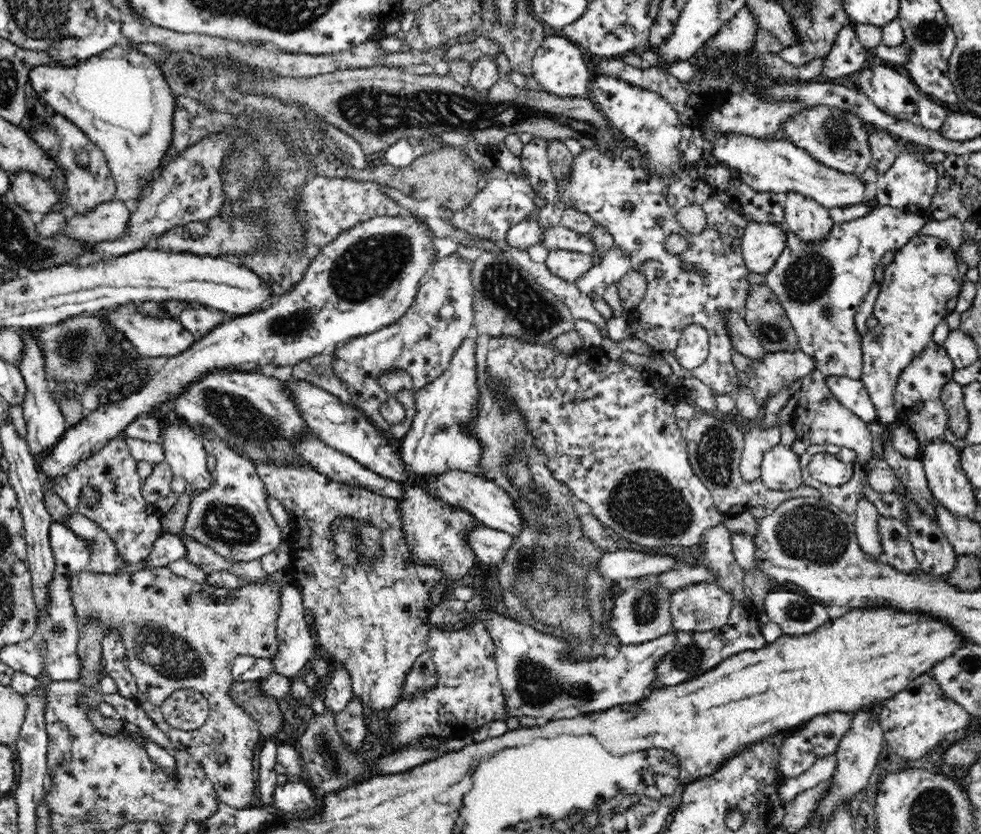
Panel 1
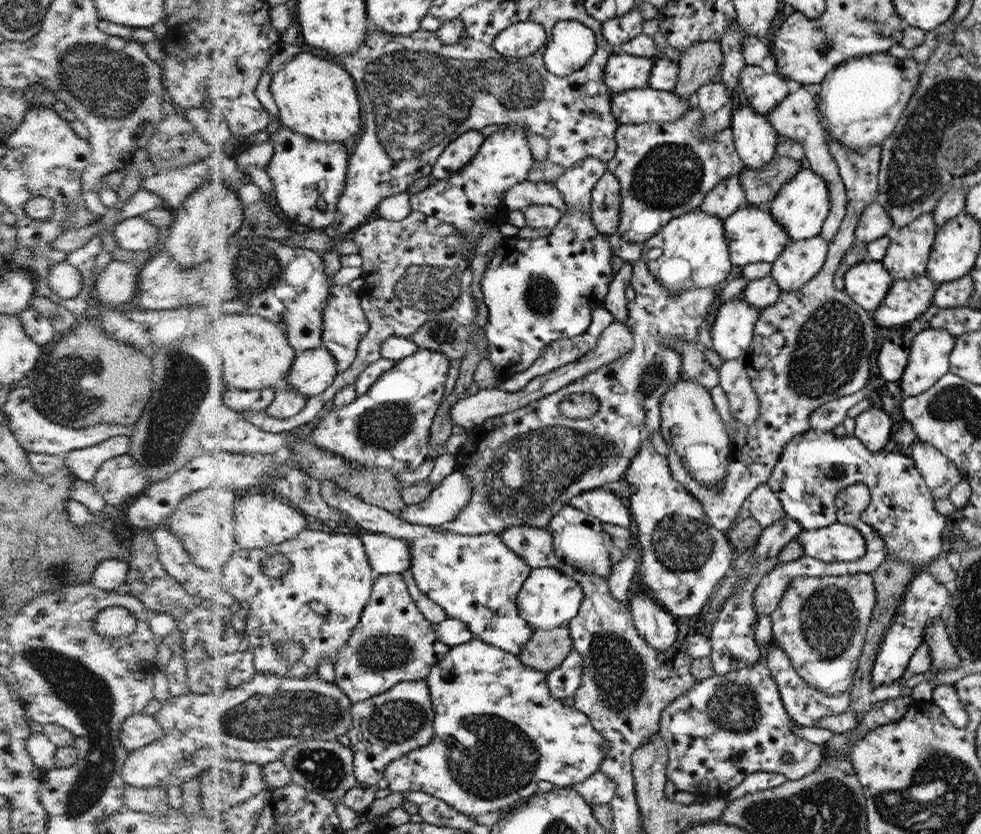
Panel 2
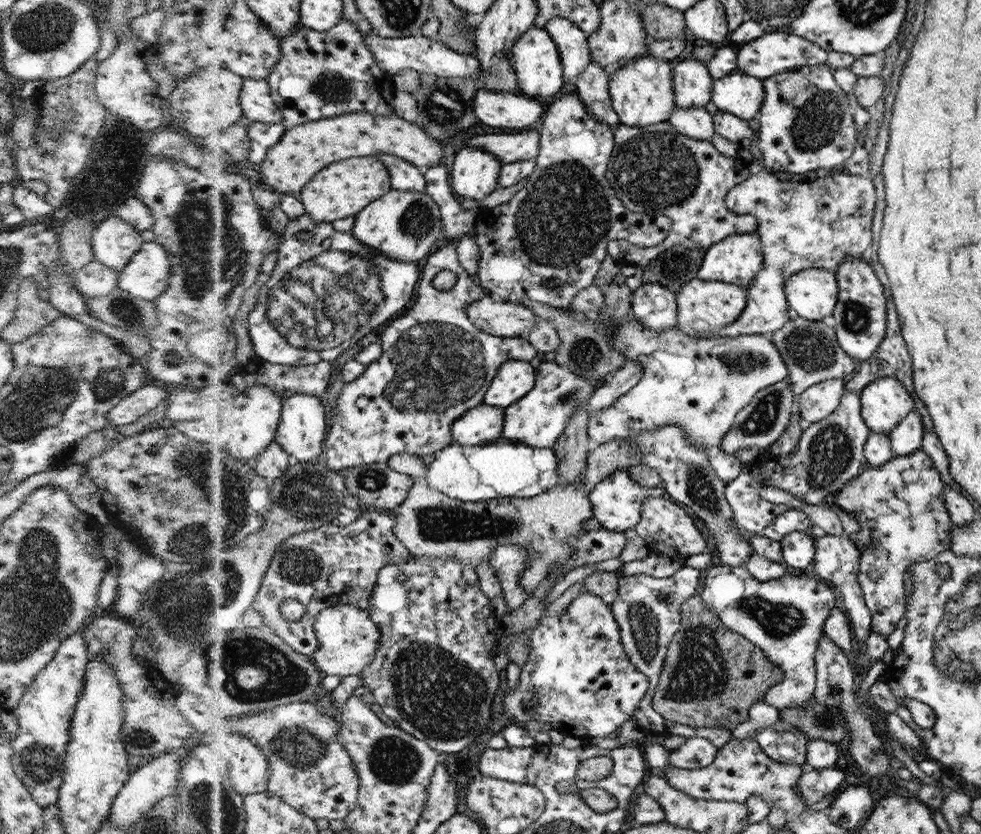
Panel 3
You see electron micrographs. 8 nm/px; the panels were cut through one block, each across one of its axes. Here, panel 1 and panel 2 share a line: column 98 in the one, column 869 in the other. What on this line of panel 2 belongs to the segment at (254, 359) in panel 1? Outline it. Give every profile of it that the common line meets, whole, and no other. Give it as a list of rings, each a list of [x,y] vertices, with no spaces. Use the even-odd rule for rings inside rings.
[[[873,406],[860,412],[856,416],[856,430],[854,437],[862,441],[869,449],[878,452],[884,449],[886,442],[890,440],[890,428],[892,420],[883,409]]]

